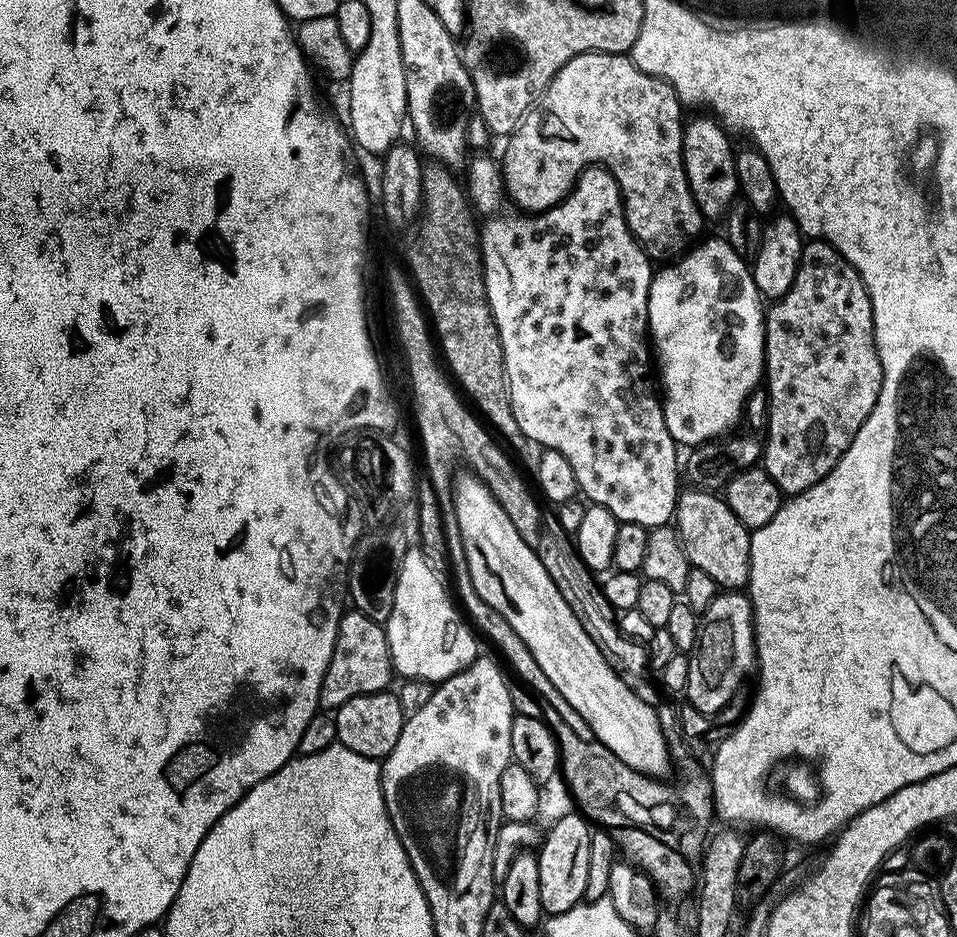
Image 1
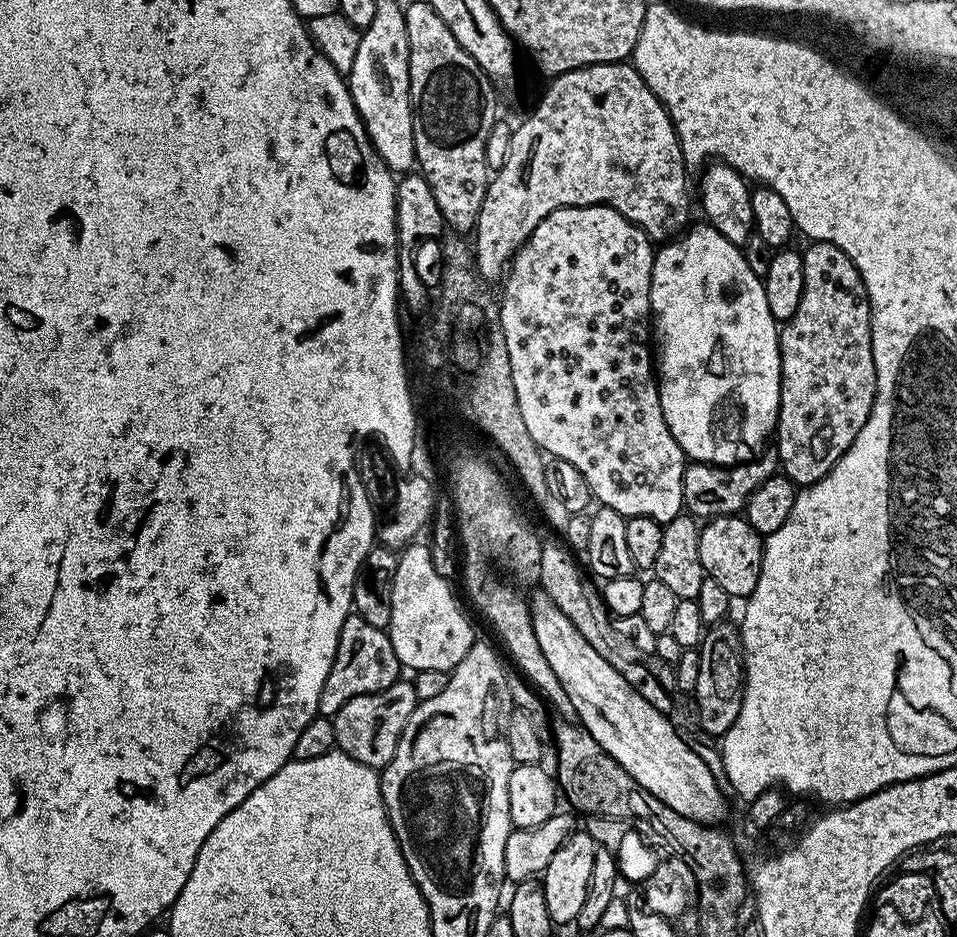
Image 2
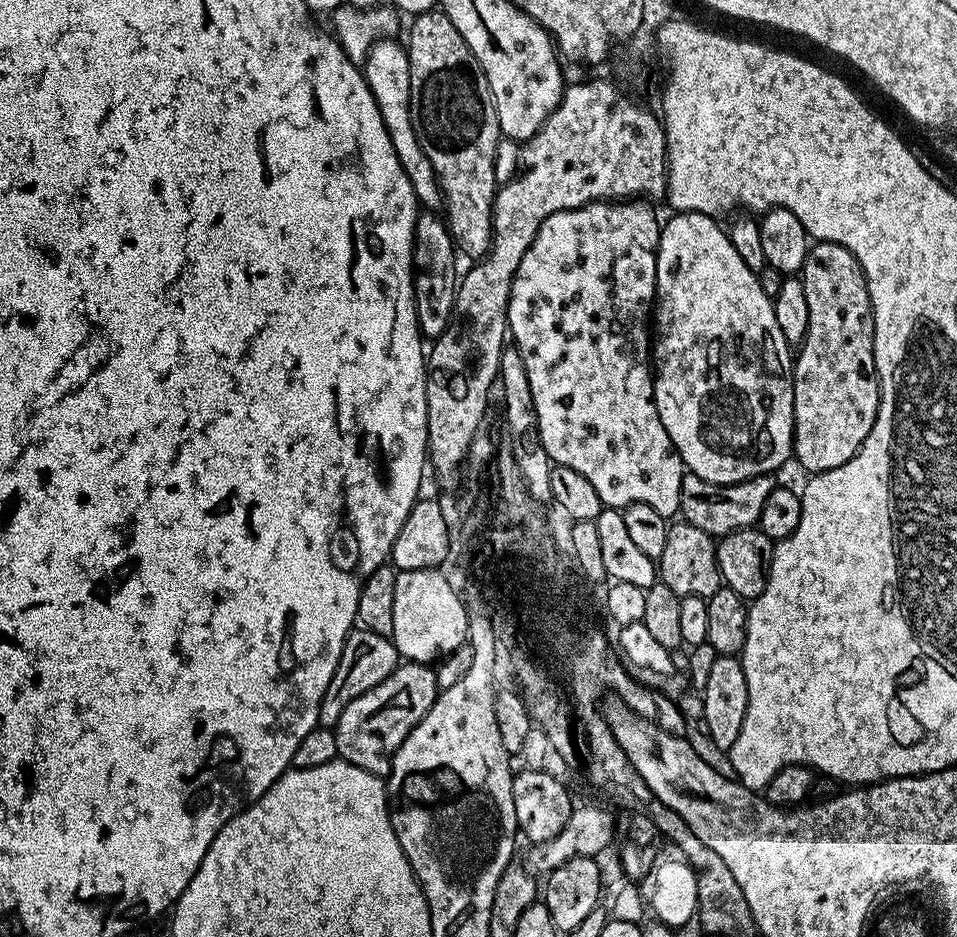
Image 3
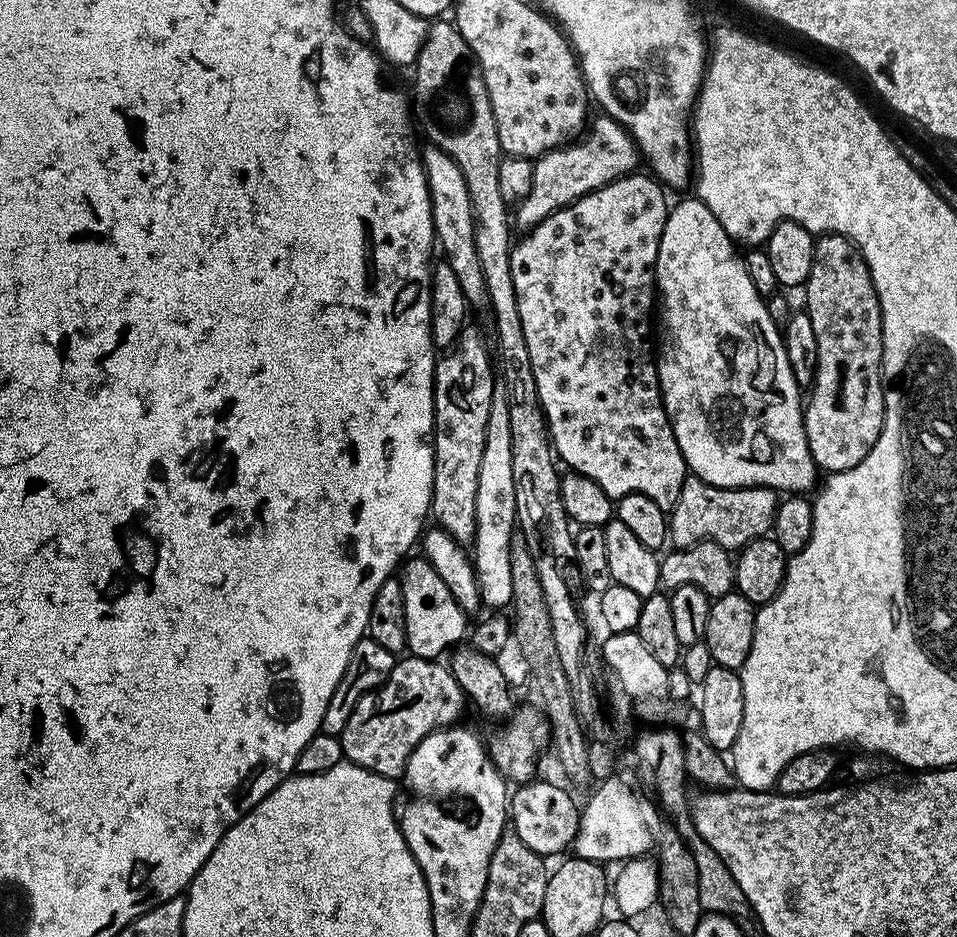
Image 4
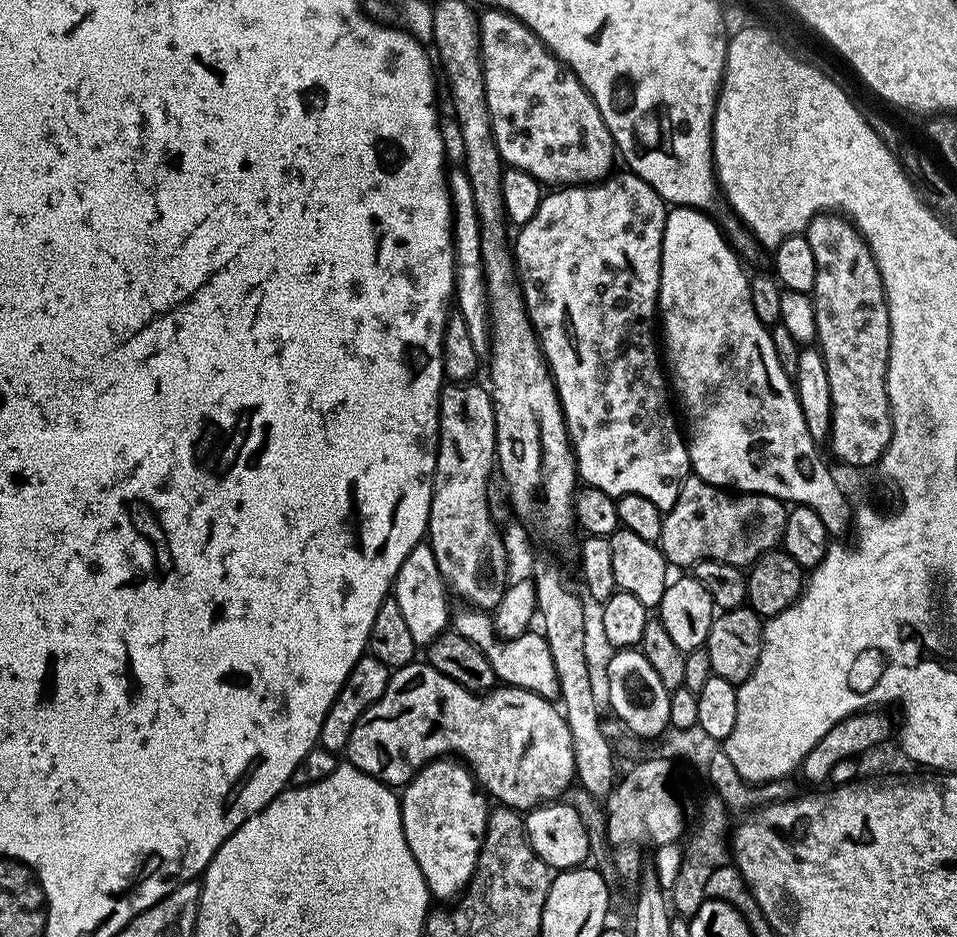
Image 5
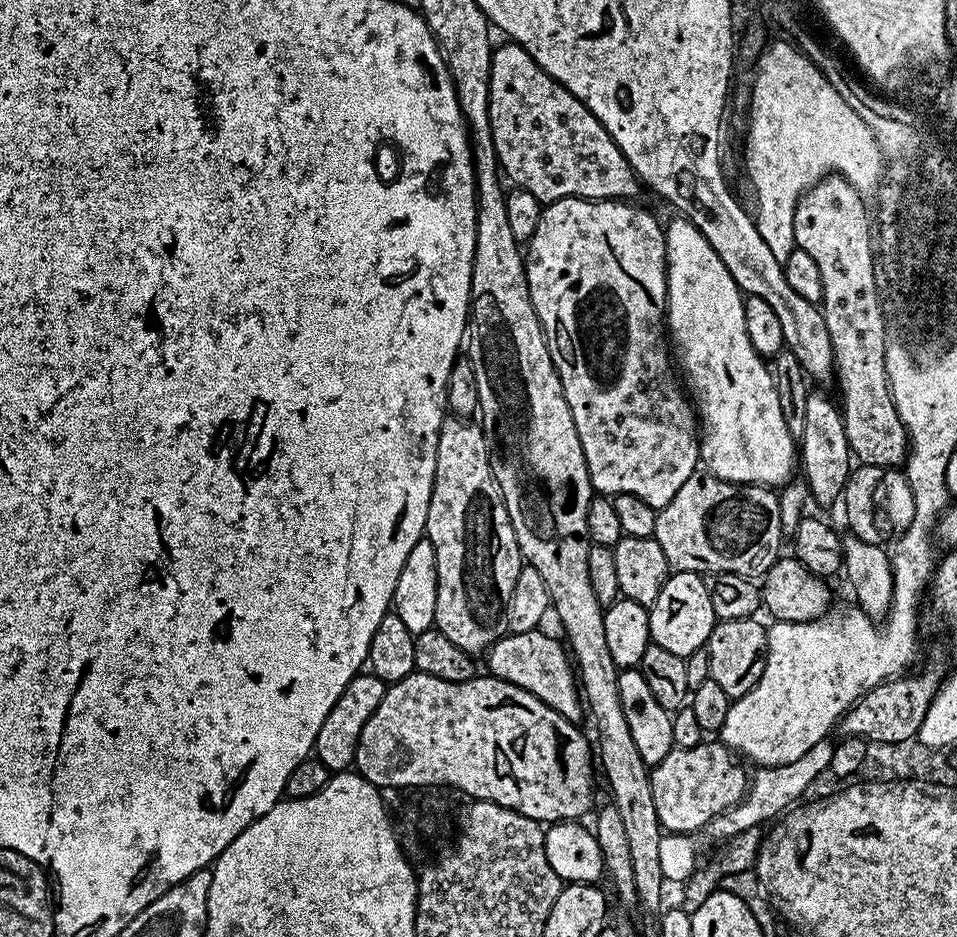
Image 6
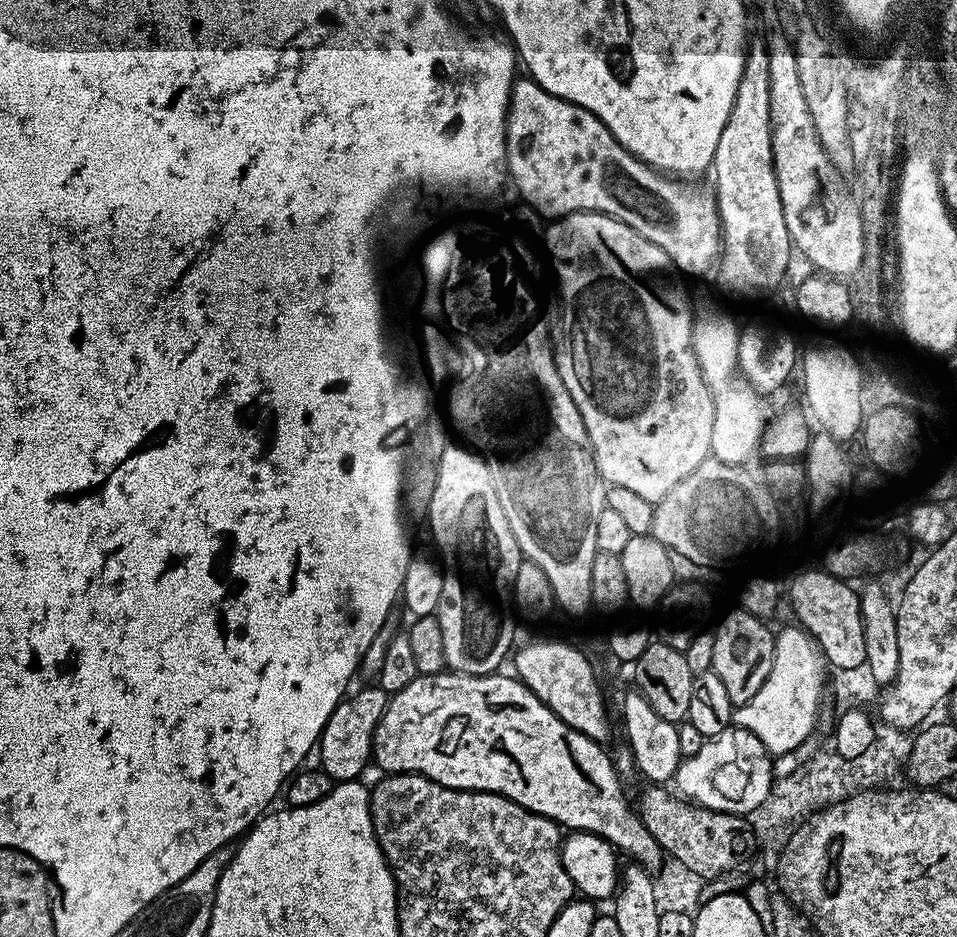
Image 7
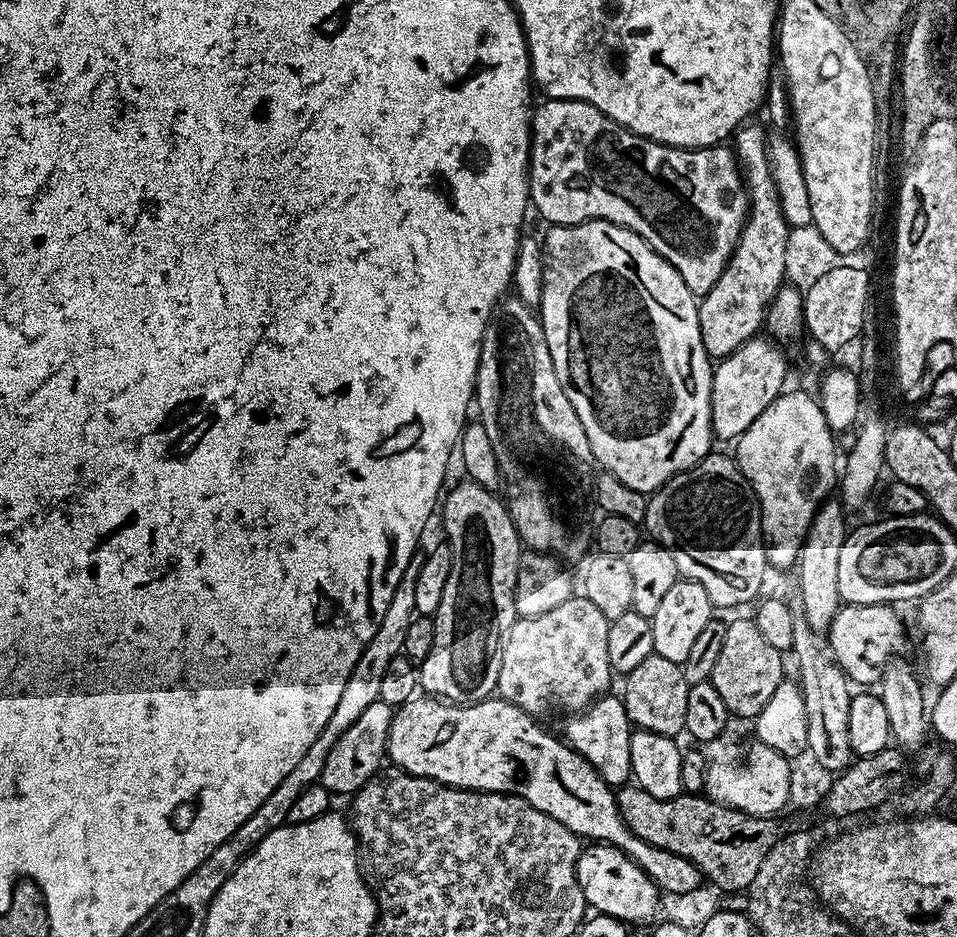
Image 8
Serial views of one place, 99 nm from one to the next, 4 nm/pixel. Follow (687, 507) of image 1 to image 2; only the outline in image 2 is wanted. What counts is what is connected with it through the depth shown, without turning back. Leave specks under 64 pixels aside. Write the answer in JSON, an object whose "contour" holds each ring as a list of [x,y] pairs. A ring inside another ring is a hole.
{"contour":[[[743,515],[713,516],[701,527],[698,538],[698,556],[702,558],[705,577],[716,580],[722,590],[726,590],[729,598],[747,598],[752,593],[754,586],[758,586],[758,574],[762,574],[762,558],[764,557],[764,537],[750,526]]]}

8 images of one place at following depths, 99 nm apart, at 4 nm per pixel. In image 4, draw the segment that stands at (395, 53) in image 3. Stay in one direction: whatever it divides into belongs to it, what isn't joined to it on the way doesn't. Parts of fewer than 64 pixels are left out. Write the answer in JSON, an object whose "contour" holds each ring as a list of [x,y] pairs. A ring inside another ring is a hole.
{"contour":[[[431,146],[422,152],[424,173],[430,190],[430,208],[434,218],[434,228],[437,243],[442,246],[443,256],[457,275],[458,283],[462,287],[463,296],[471,307],[487,303],[485,290],[485,275],[478,259],[477,246],[474,245],[473,207],[470,206],[470,192],[466,190],[466,180],[462,178],[462,170],[454,158]]]}

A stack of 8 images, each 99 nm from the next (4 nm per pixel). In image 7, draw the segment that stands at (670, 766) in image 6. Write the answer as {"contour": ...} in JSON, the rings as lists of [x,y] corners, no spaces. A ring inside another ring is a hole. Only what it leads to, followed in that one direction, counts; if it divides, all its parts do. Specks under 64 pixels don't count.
{"contour":[[[733,724],[701,744],[692,756],[681,759],[672,779],[683,799],[715,812],[743,817],[762,803],[769,803],[776,780],[774,760],[757,735],[748,728]]]}

